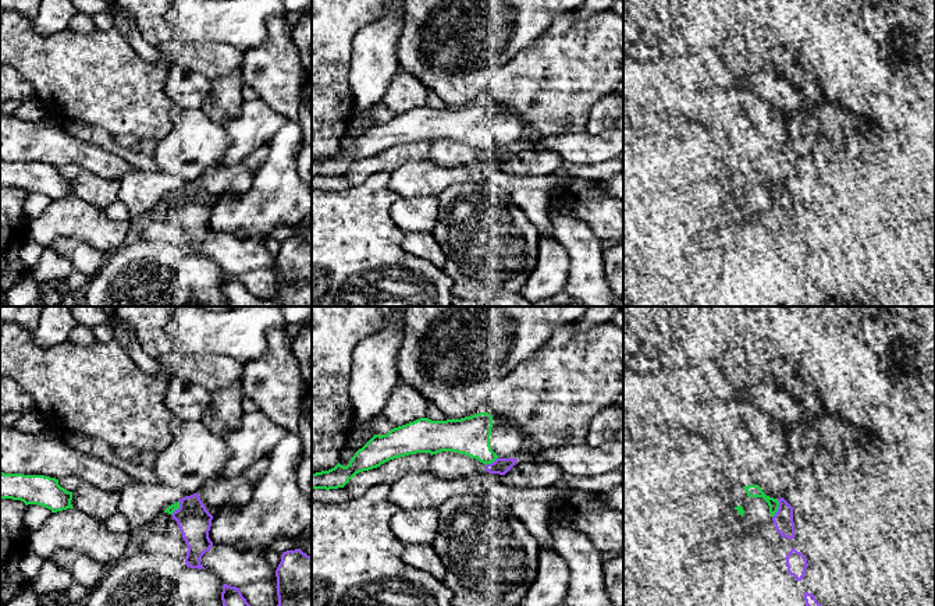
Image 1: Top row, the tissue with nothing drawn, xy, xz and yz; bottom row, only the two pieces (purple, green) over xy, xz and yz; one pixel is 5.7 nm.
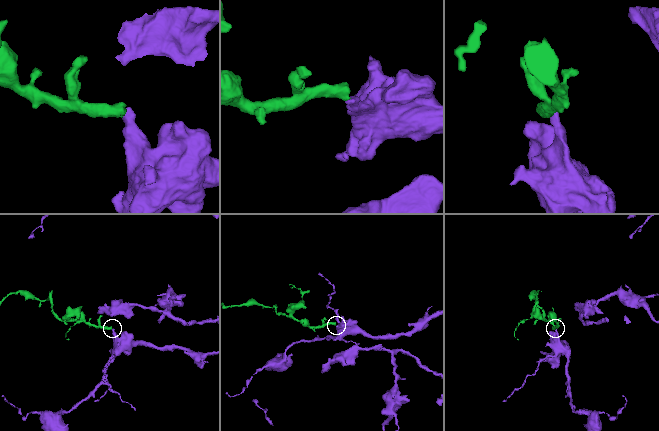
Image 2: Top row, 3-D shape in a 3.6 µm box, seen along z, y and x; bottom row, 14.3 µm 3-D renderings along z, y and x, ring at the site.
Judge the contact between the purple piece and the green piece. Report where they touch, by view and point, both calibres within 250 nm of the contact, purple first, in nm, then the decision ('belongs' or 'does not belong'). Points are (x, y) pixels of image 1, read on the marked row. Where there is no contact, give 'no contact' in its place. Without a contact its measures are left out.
contact yz (778, 509); calibres 110 and 80 nm; does not belong

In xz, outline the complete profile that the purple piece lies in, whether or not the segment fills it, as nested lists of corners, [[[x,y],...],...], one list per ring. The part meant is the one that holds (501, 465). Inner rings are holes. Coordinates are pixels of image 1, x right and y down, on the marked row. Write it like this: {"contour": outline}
{"contour": [[[497,458],[494,463],[486,465],[490,474],[505,475],[516,464],[518,458]]]}

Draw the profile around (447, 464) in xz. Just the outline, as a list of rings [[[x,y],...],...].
[[[441,451],[431,456],[429,471],[438,478],[455,479],[486,471],[486,464],[465,454]]]

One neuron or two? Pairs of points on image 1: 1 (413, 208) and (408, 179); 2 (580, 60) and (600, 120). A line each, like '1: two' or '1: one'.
1: two
2: two

